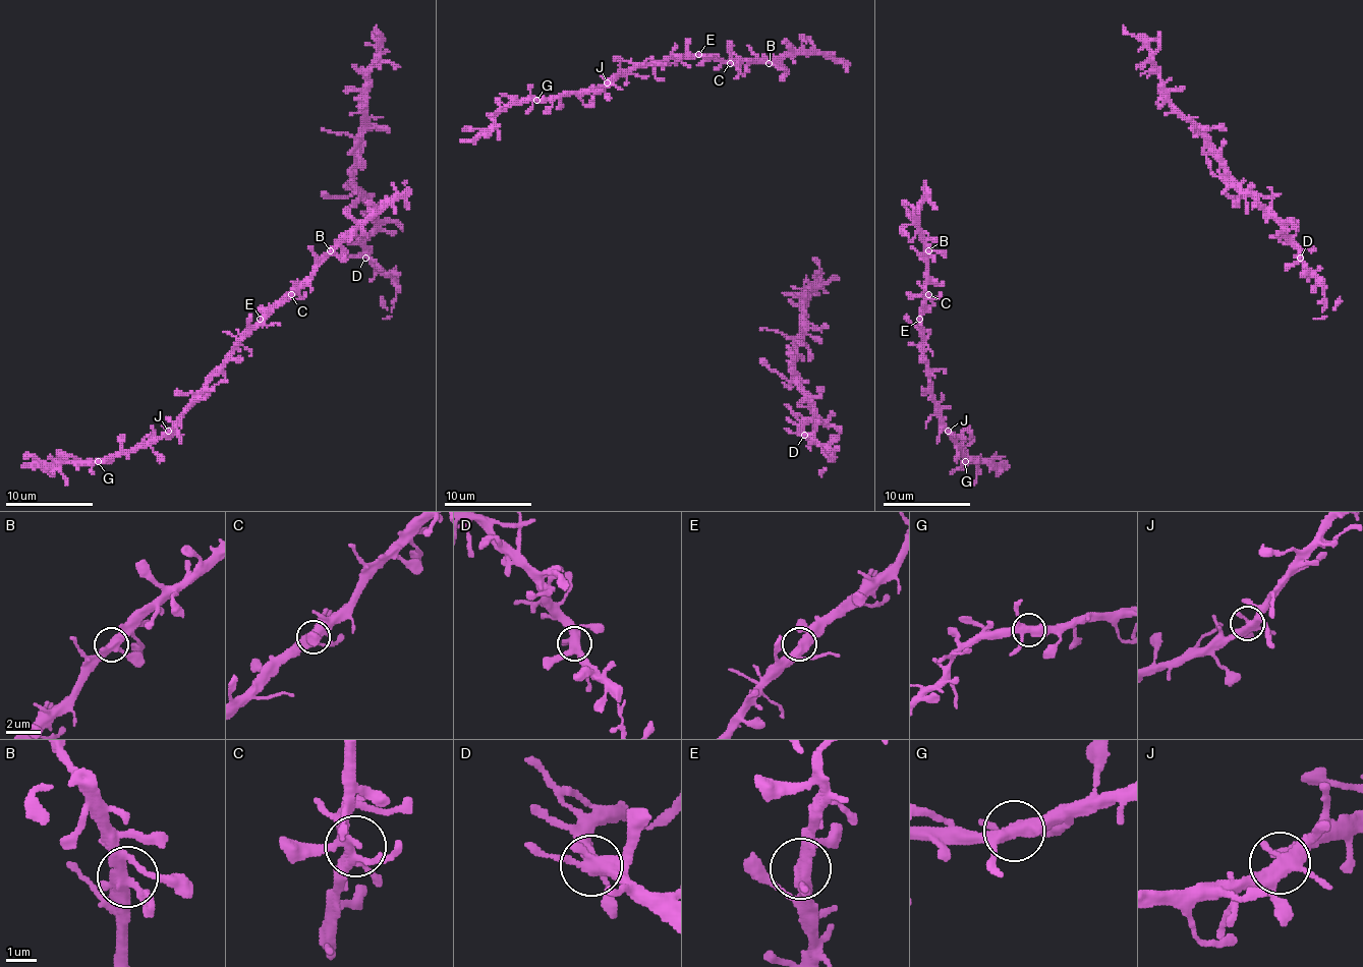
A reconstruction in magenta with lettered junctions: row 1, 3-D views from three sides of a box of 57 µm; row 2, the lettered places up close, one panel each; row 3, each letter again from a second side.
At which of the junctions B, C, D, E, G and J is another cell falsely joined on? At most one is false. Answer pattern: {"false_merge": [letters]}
{"false_merge": []}

